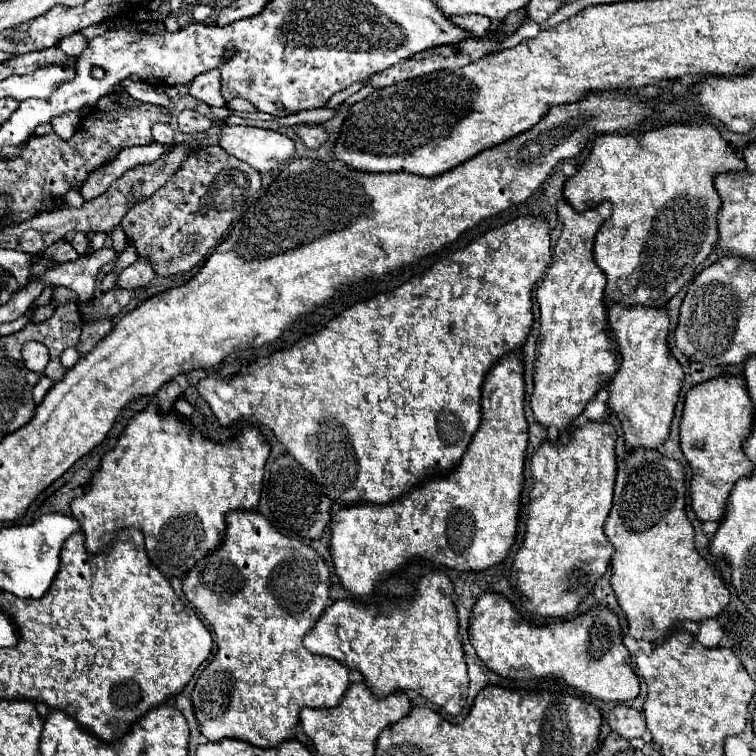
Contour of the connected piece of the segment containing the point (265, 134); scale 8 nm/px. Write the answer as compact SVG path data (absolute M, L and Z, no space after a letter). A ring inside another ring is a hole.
M223 124L219 134L219 146L227 154L247 162L259 172L279 168L279 164L289 160L295 152L295 144L287 136L255 126Z

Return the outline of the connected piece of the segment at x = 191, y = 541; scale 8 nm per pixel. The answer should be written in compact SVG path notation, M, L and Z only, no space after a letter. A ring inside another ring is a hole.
M149 406L143 412L137 412L123 430L115 450L105 454L101 466L93 472L89 490L71 502L73 518L85 532L87 550L91 554L101 552L111 544L123 526L135 524L141 526L145 534L147 554L151 562L165 576L183 578L195 566L195 562L203 560L223 542L225 514L229 510L257 508L269 450L269 442L253 426L245 426L233 440L223 442L205 438L191 422L183 422L183 418L175 412L163 414L157 406Z

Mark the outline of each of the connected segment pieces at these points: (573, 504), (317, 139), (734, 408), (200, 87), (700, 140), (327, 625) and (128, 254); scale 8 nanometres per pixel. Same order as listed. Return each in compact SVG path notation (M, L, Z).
M587 420L583 426L571 430L567 444L543 440L531 458L531 472L535 482L529 494L531 500L527 532L523 546L515 556L511 580L517 592L527 598L527 612L535 620L565 620L573 616L579 602L591 592L595 582L605 574L609 566L613 546L603 532L603 524L611 510L613 484L617 474L615 442L617 432L609 422Z
M297 124L293 126L295 134L299 136L299 140L307 146L307 148L319 148L323 142L327 142L329 134L325 130L325 126L321 124Z
M715 376L687 392L679 434L681 450L693 470L691 502L699 520L719 522L735 482L753 472L753 464L741 446L753 428L753 420L755 410L743 376Z
M211 70L205 74L199 74L191 84L189 84L189 94L209 106L227 106L225 98L221 96L219 88L219 70Z
M671 122L655 130L631 134L615 132L595 138L585 164L579 166L575 176L567 178L563 196L577 212L589 210L603 200L613 206L611 218L607 218L597 232L593 249L597 266L607 276L605 298L609 302L659 308L695 278L719 240L717 212L721 208L721 198L713 180L719 172L733 170L745 170L745 162L711 122Z
M429 570L423 572L423 576L419 578L415 594L407 598L395 598L395 600L385 598L385 602L381 604L363 604L347 598L337 600L321 614L311 632L305 634L303 644L313 654L335 658L347 668L357 668L363 674L367 686L377 696L385 696L397 690L415 690L433 706L445 710L451 716L457 716L467 698L469 678L467 678L463 646L459 640L457 610L451 600L451 594L453 594L451 580L443 572Z
M127 246L127 248L119 254L113 272L121 272L121 270L125 270L125 268L127 268L129 264L133 264L135 260L137 260L137 256L135 256L135 248L133 248L133 246Z

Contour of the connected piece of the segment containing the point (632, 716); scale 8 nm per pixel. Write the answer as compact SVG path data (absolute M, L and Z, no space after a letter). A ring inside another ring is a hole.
M617 704L609 712L607 722L609 722L611 730L623 738L637 738L637 736L643 736L643 732L647 730L641 712L637 712L635 708L629 708L625 704Z

